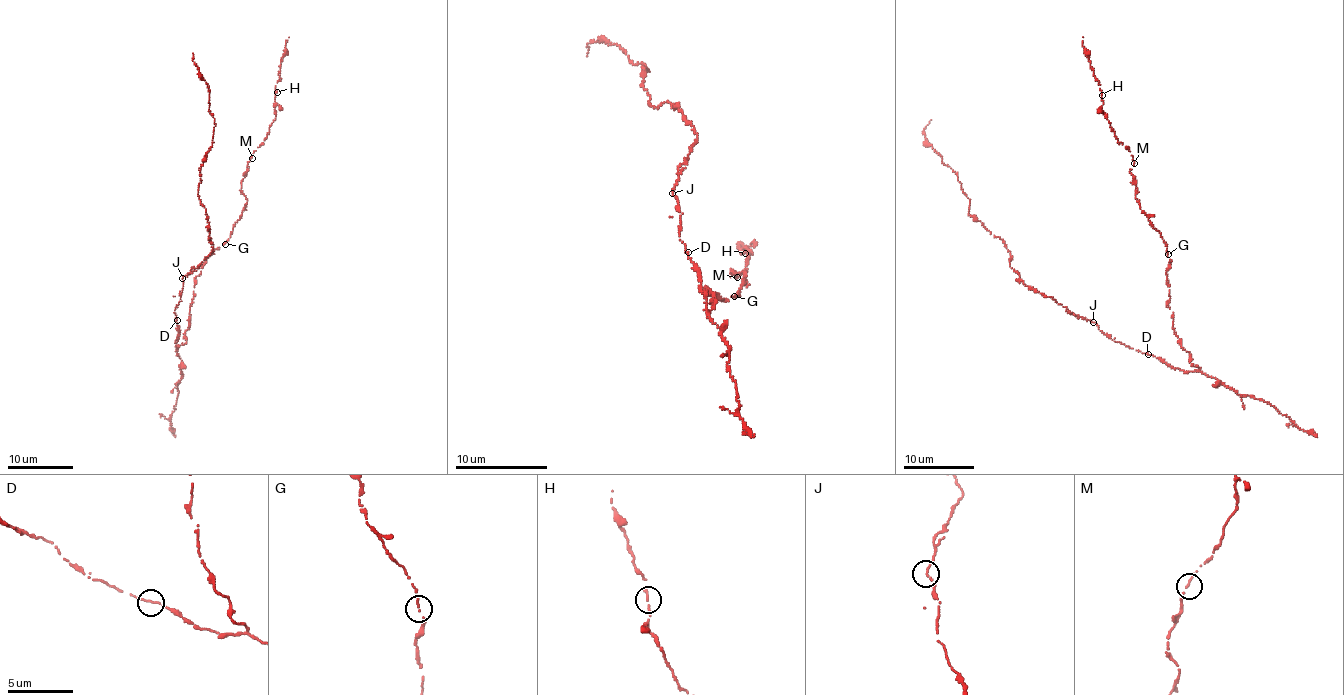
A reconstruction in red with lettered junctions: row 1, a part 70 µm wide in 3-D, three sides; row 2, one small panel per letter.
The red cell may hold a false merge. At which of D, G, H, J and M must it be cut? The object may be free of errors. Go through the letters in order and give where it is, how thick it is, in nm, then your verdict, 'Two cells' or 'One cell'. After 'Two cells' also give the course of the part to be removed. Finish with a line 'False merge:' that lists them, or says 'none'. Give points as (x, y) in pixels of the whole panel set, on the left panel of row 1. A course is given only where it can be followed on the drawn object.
D: Place: (177, 320). Thickness 200 nm. One cell
G: Place: (225, 244). Thickness 180 nm. One cell
H: Place: (277, 92). Thickness 220 nm. One cell
J: Place: (182, 278). Thickness 200 nm. One cell
M: Place: (252, 158). Thickness 190 nm. One cell
False merge: none

